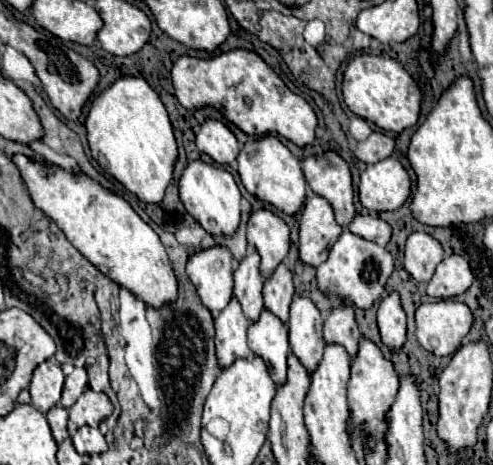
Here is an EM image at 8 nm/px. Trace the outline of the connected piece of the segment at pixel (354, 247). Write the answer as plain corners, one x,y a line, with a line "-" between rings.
343,230
339,240
331,246
329,258
317,268
317,282
319,288
327,294
337,294
347,298
357,308
371,308
373,300
377,300
383,290
389,274
393,272
393,256
385,246
369,242
361,236

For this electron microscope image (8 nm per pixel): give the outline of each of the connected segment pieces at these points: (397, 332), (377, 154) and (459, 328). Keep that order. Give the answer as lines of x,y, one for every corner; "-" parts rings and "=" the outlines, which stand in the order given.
399,292
387,294
377,310
377,324
381,340
387,348
399,350
405,344
405,310
401,306
=
373,132
367,140
357,144
355,156
365,164
375,164
383,158
389,158
395,152
395,138
385,132
=
439,300
421,304
415,312
417,340
435,356
449,356
467,336
471,322
471,310
463,302

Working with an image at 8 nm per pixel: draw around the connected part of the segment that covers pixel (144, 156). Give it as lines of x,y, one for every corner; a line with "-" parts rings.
119,78
113,84
109,84
101,94
97,94
91,102
85,128
91,156
99,162
101,168
105,168
113,178
117,178
131,194
139,196
139,200
153,204
159,204
163,200
165,188
173,176
173,166
177,160
177,142
159,94
143,78

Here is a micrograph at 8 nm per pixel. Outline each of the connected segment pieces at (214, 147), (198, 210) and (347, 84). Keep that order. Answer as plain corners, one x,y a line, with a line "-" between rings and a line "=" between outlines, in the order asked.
205,118
199,132
195,134
195,144
201,152
211,156
217,164
233,164
239,154
239,142
233,132
213,118
=
193,160
185,166
179,178
179,198
185,210
209,232
209,234
233,234
239,226
239,204
241,192
235,184
235,178
217,166
=
361,54
354,57
345,68
341,90
347,108
353,114
377,124
381,130
401,132
419,120
421,90
411,74
387,54

